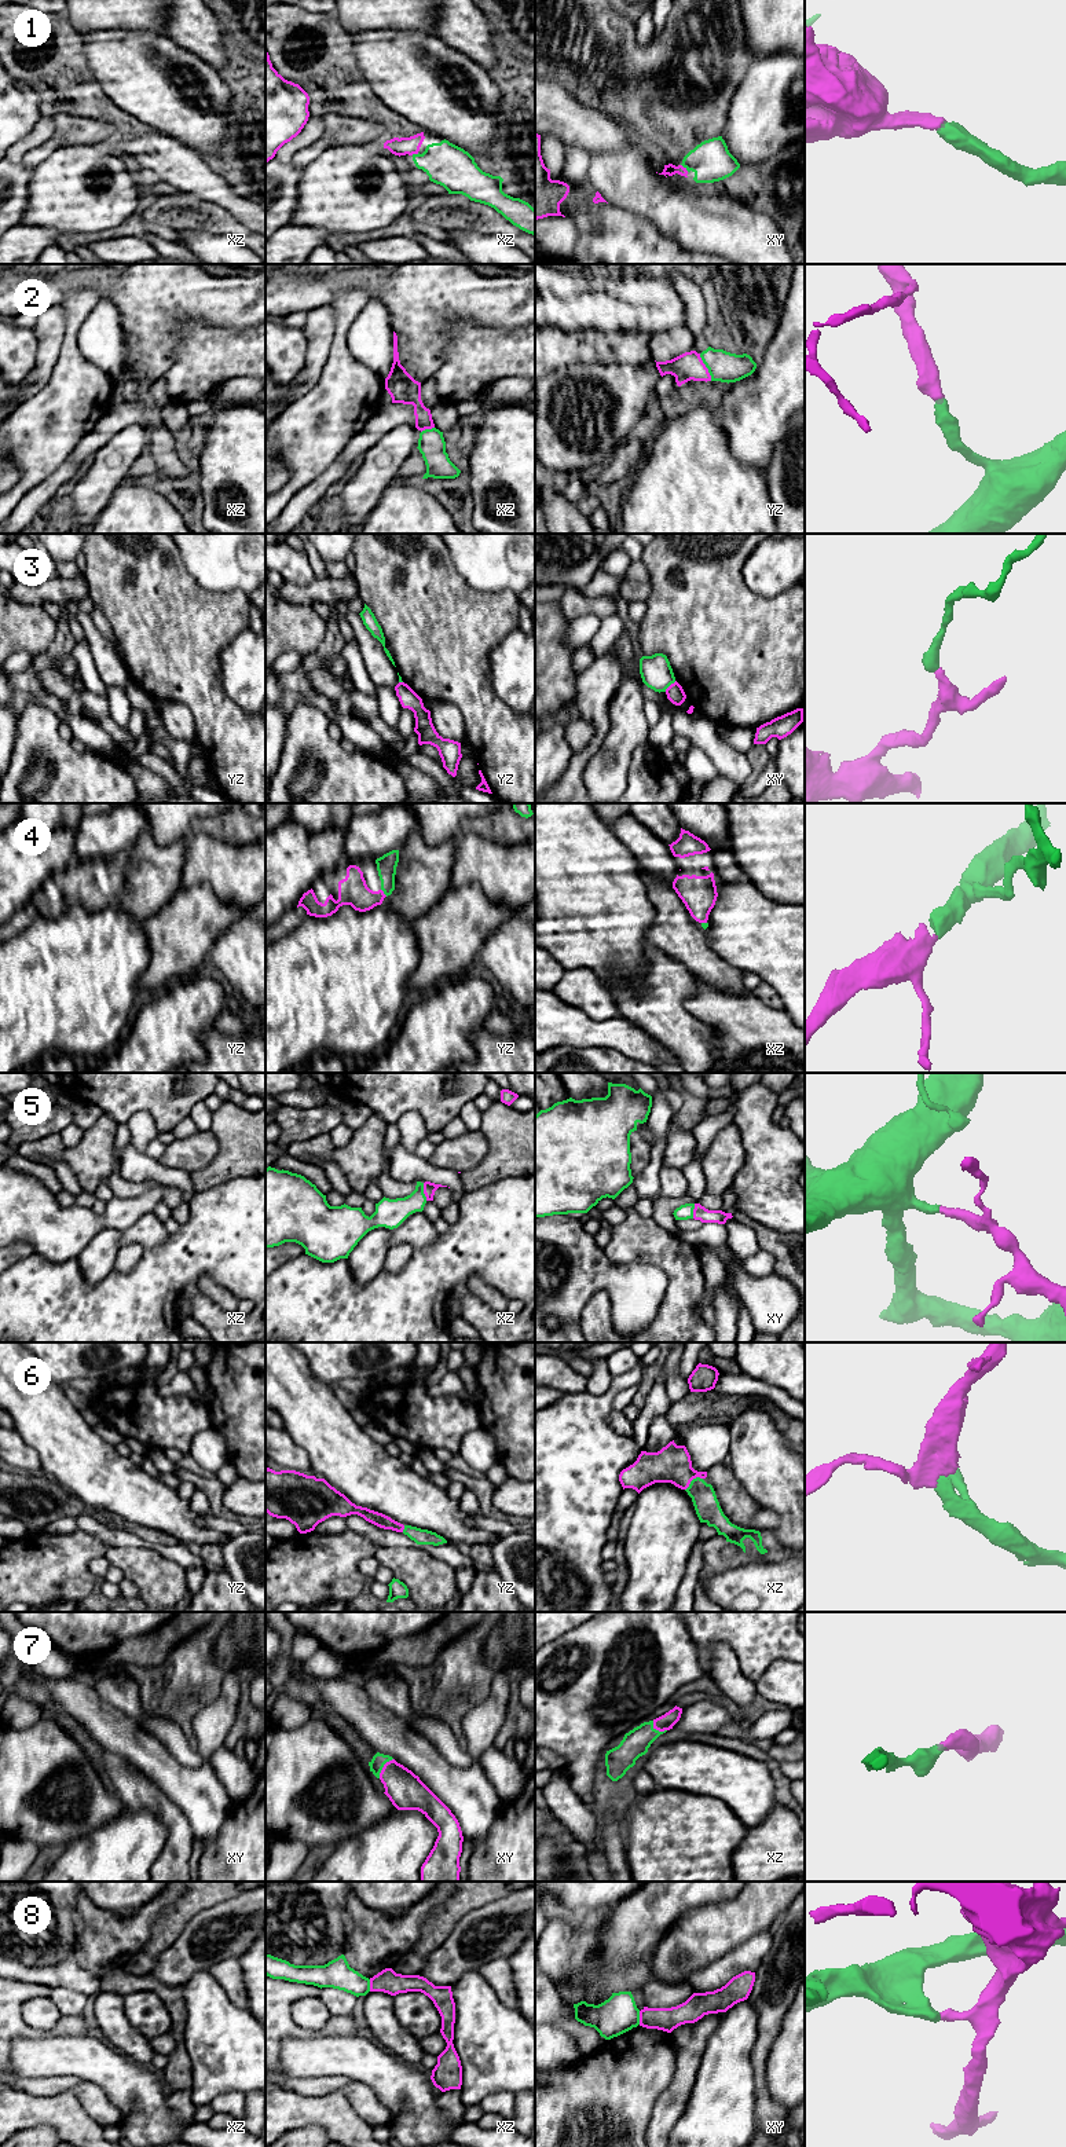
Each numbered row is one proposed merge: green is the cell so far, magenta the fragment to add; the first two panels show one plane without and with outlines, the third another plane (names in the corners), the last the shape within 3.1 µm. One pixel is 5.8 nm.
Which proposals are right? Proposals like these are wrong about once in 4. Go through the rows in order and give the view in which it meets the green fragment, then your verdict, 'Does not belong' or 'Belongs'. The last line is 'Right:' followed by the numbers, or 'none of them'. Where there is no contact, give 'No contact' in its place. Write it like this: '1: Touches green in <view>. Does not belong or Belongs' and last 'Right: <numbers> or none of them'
1: Touches green in xy. Belongs
2: Touches green in yz. Belongs
3: Touches green in xy. Does not belong
4: Touches green in yz. Belongs
5: Touches green in xz. Belongs
6: Touches green in xz. Belongs
7: Touches green in xy. Belongs
8: Touches green in xy. Does not belong
Right: 1, 2, 4, 5, 6, 7

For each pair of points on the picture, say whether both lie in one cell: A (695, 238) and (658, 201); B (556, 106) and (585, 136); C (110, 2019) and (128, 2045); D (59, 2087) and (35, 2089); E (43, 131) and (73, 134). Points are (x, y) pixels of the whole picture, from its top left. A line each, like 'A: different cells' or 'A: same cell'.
A: same cell
B: same cell
C: same cell
D: same cell
E: different cells

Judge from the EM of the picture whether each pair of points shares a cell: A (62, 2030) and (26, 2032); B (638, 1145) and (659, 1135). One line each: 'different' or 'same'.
A: same
B: different

